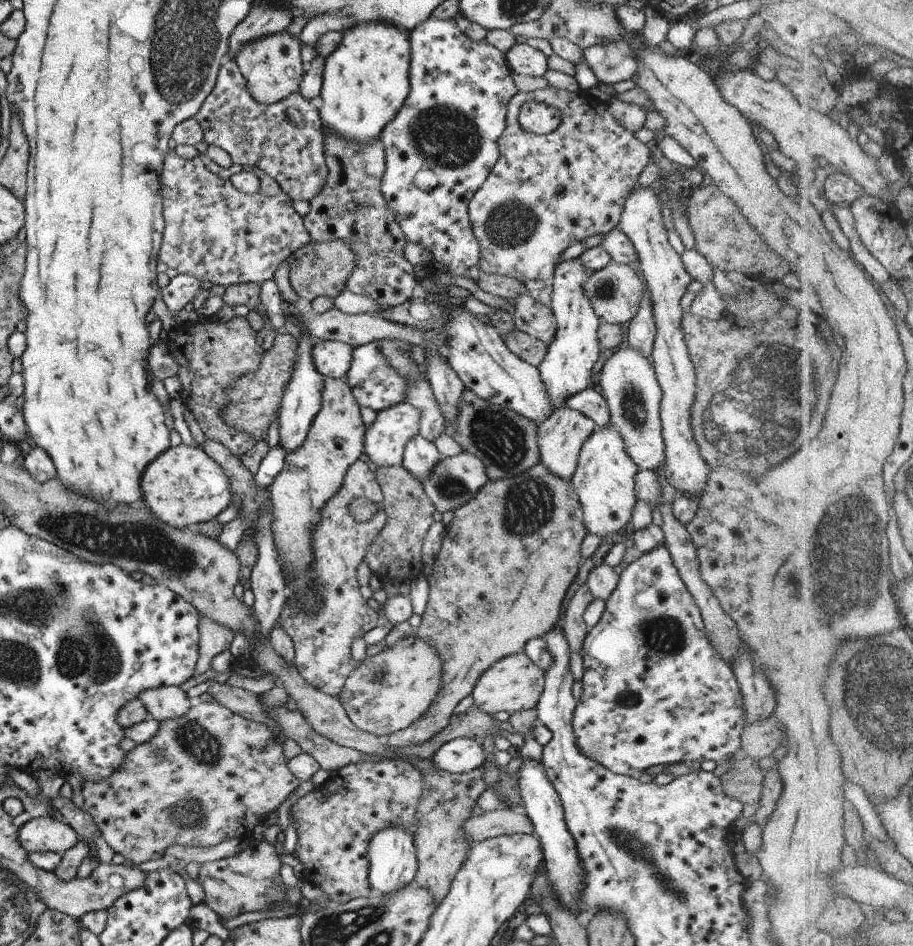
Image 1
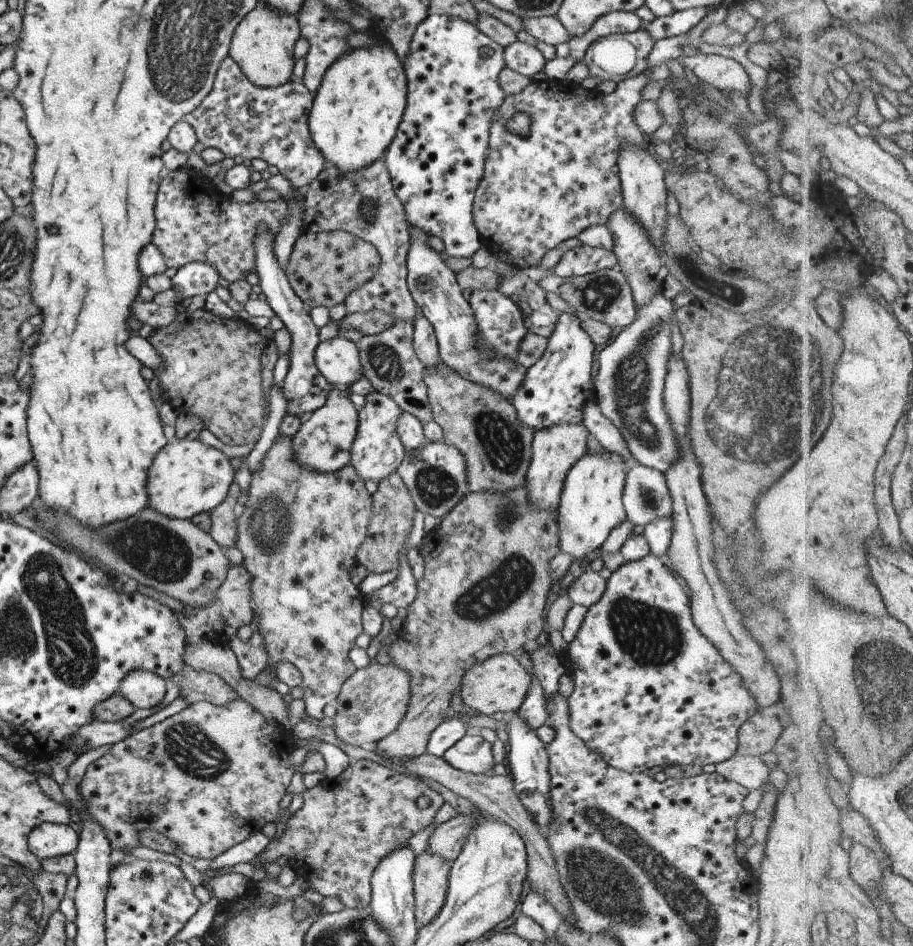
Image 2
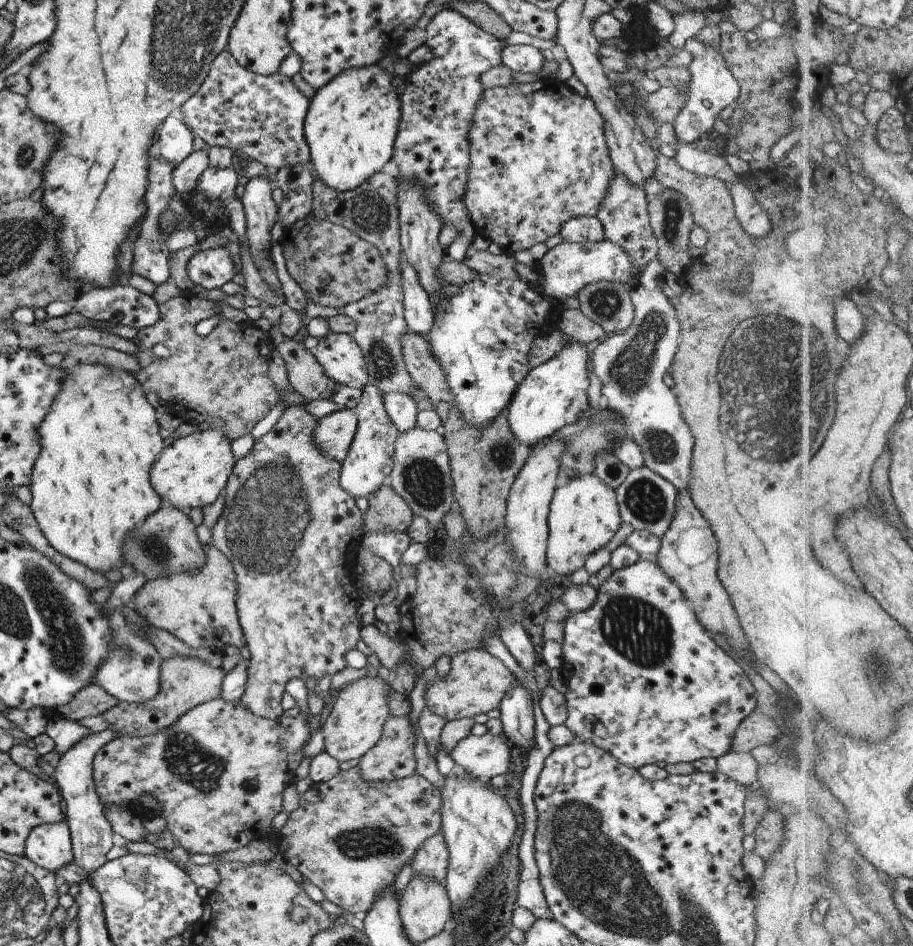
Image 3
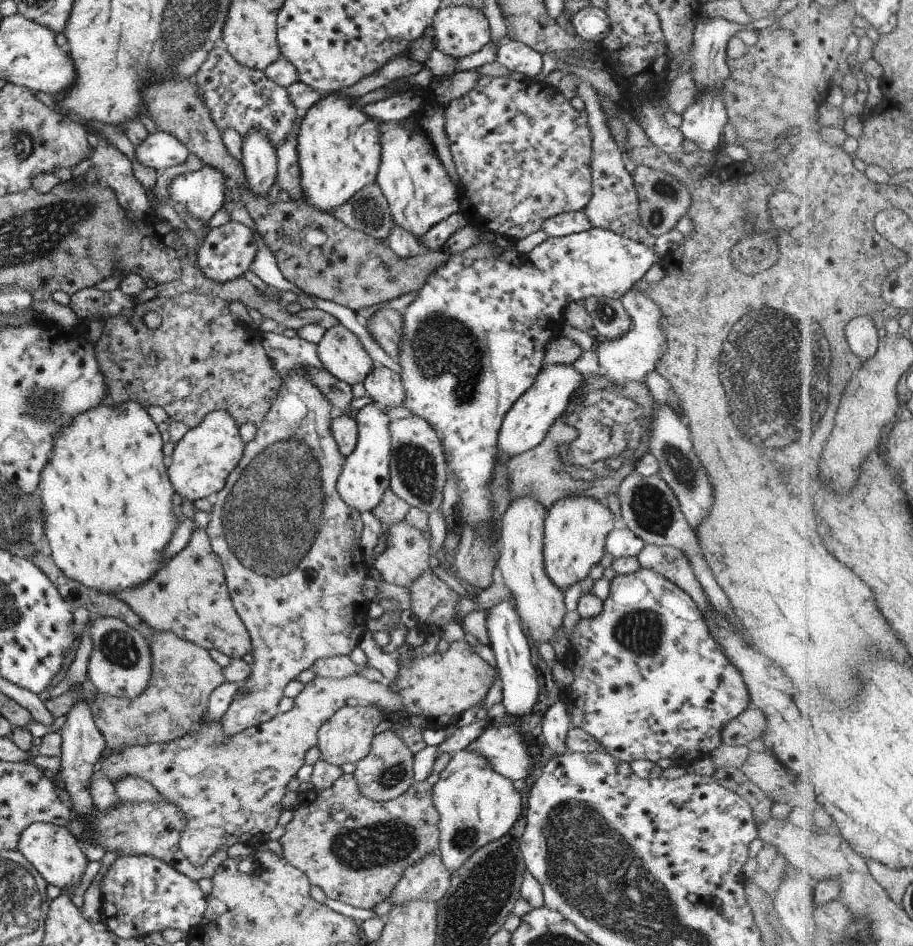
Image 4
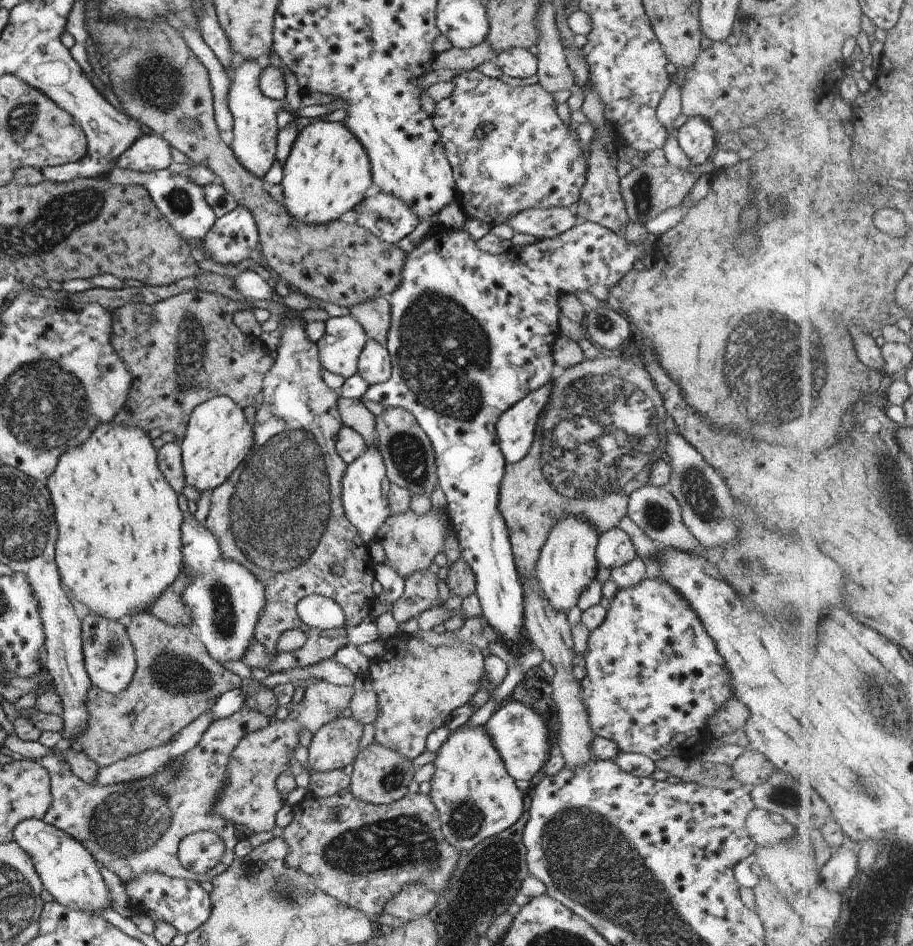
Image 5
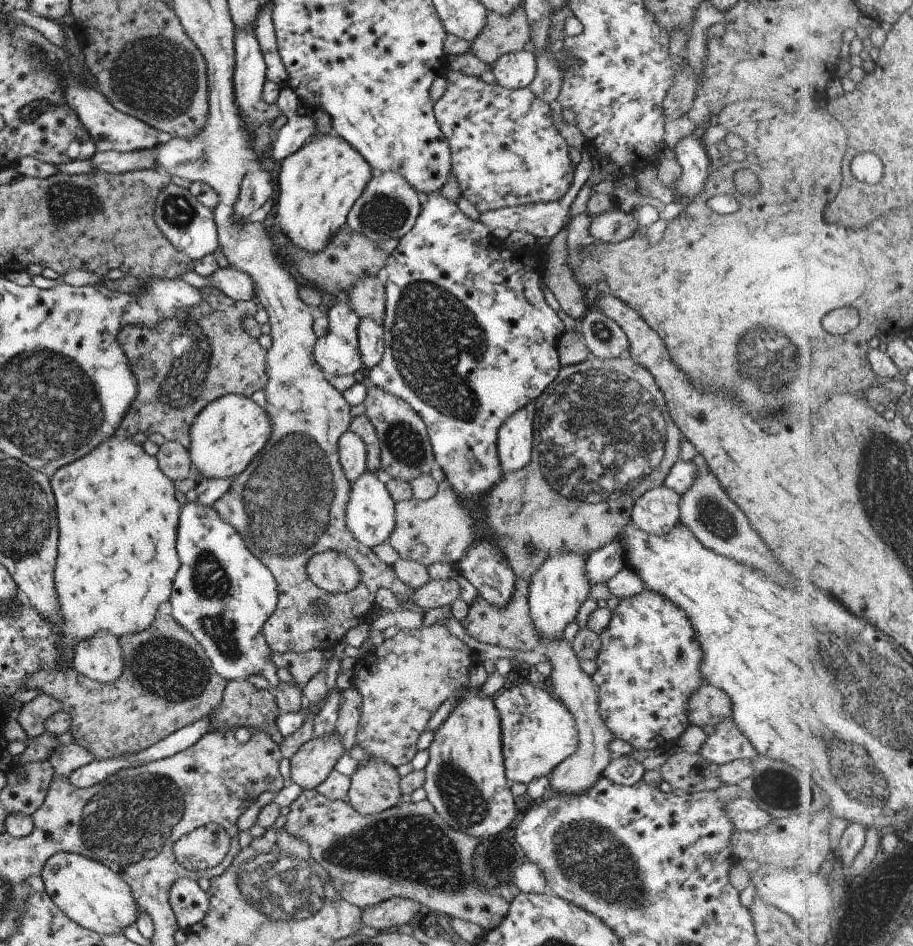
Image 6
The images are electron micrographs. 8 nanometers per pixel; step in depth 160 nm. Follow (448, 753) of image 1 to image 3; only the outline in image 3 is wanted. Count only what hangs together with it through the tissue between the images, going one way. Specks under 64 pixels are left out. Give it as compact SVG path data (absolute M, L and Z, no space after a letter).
M469 732L455 743L448 755L456 770L488 782L493 776L506 773L510 747L502 735L476 736Z

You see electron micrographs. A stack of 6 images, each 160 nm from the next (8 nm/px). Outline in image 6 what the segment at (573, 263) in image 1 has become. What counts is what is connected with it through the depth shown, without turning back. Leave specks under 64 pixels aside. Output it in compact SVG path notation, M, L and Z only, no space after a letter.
M534 401L504 420L496 436L496 453L502 472L523 468L534 455L532 446Z

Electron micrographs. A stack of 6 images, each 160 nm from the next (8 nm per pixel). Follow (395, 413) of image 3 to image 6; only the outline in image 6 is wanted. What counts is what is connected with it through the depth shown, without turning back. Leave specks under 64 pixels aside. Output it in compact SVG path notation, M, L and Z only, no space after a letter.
M360 319L356 333L361 364L369 370L379 364L384 351L382 327L374 320Z

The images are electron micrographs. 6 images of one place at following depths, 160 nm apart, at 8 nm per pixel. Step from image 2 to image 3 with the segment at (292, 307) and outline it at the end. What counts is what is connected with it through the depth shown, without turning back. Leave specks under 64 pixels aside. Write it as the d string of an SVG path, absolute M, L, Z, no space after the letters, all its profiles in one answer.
M263 176L255 177L249 179L248 182L244 185L244 190L242 196L239 198L242 204L242 210L244 212L245 218L245 236L247 240L248 251L251 255L252 263L255 265L255 268L258 270L260 277L263 279L263 282L279 297L283 296L281 292L281 286L279 281L277 281L277 275L275 275L275 267L270 259L270 235L271 226L273 222L278 220L276 213L277 207L271 199L271 186L270 178L265 178Z

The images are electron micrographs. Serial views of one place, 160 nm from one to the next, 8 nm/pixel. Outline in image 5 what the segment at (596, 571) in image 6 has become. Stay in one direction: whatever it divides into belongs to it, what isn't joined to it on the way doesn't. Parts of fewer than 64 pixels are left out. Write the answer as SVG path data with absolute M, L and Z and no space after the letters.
M618 527L611 528L598 536L594 556L597 567L609 570L636 558L635 550L627 534Z

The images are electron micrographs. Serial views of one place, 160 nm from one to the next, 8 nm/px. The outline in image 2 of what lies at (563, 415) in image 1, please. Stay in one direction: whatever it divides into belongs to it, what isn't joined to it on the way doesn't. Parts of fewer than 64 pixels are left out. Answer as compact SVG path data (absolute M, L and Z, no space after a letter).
M557 423L532 433L530 461L524 478L532 505L547 512L556 510L565 475L572 464L586 452L588 434L582 423Z

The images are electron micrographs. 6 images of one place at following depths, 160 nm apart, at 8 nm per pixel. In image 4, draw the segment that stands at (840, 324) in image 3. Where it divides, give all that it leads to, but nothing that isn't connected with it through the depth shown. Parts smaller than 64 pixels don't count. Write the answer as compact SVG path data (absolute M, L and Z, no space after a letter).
M860 313L847 323L846 337L851 350L862 360L870 359L878 351L879 332L867 314Z

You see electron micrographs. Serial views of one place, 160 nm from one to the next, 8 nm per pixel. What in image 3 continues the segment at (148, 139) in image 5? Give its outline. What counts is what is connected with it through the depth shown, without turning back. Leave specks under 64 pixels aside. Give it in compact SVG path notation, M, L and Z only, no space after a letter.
M165 117L157 130L156 144L159 148L159 154L171 164L178 165L191 154L192 140L191 131L174 117Z

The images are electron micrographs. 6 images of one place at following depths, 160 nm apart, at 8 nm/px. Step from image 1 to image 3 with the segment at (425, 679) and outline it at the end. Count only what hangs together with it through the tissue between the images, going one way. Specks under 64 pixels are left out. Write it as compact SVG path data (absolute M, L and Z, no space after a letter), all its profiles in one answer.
M366 673L338 690L325 722L319 728L324 738L324 752L337 762L361 758L379 740L383 723L391 714L388 693L392 692L390 680L370 677Z

